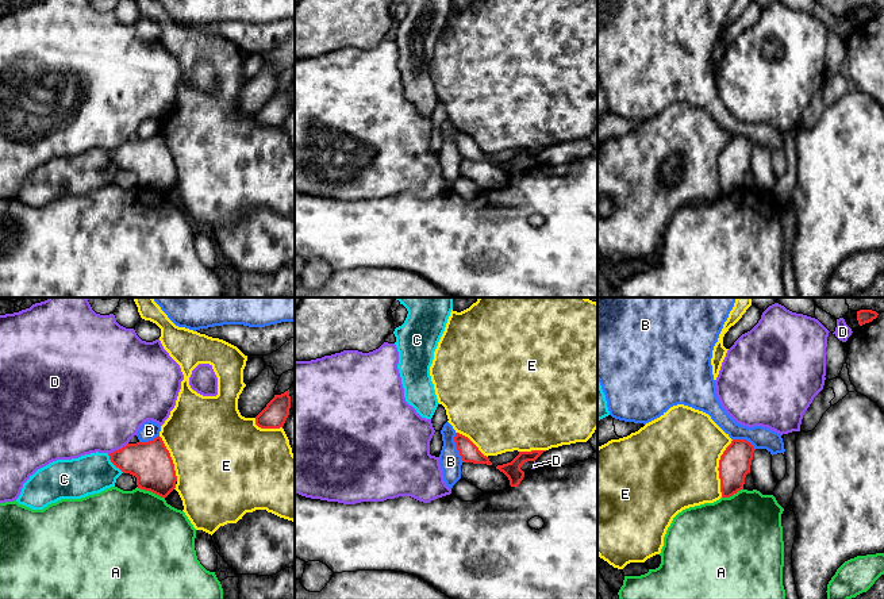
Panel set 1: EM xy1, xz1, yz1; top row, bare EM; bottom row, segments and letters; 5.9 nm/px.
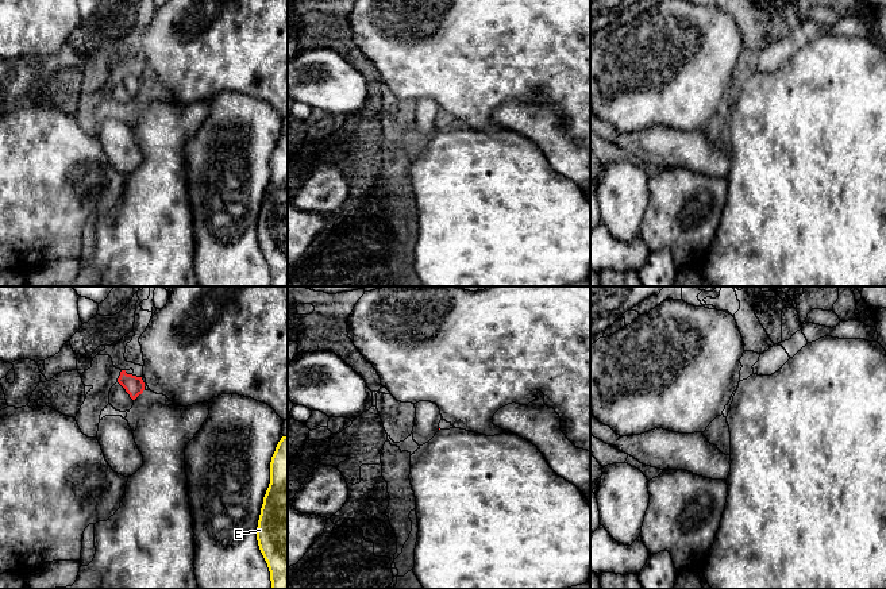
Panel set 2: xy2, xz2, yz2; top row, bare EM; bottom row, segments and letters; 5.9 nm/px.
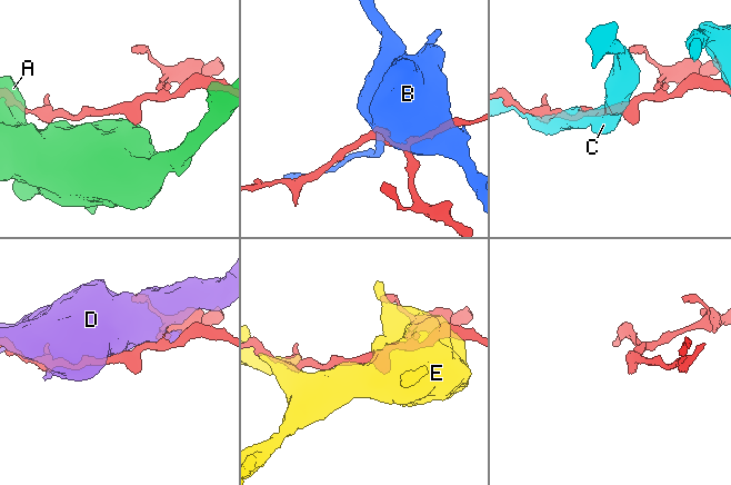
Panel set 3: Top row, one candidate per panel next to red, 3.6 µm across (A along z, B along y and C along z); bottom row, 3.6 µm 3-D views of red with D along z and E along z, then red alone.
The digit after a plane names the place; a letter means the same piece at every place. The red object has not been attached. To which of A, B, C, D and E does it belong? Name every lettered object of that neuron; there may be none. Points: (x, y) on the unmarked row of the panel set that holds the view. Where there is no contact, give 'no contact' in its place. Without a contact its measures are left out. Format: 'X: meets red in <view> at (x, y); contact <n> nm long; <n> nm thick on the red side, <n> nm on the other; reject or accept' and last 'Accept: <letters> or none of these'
A: meets red in xy1 at (150, 188); contact 180 nm long; 240 nm thick on the red side, 480 nm on the other; reject
B: meets red in xz1 at (457, 145); contact 190 nm long; 110 nm thick on the red side, 140 nm on the other; reject
C: meets red in xy1 at (114, 161); contact 150 nm long; 240 nm thick on the red side, 240 nm on the other; reject
D: meets red in xy1 at (119, 146); contact 140 nm long; 240 nm thick on the red side, 480 nm on the other; reject
E: meets red in yz1 at (718, 165); contact 360 nm long; 190 nm thick on the red side, 500 nm on the other; reject
Accept: none of these

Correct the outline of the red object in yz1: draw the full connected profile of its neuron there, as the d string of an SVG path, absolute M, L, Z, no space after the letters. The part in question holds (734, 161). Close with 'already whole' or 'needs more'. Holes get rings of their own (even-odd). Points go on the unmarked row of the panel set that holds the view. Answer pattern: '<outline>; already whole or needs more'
M733 137L719 157L722 195L730 195L743 187L745 174L750 170L754 143L746 137Z; already whole

